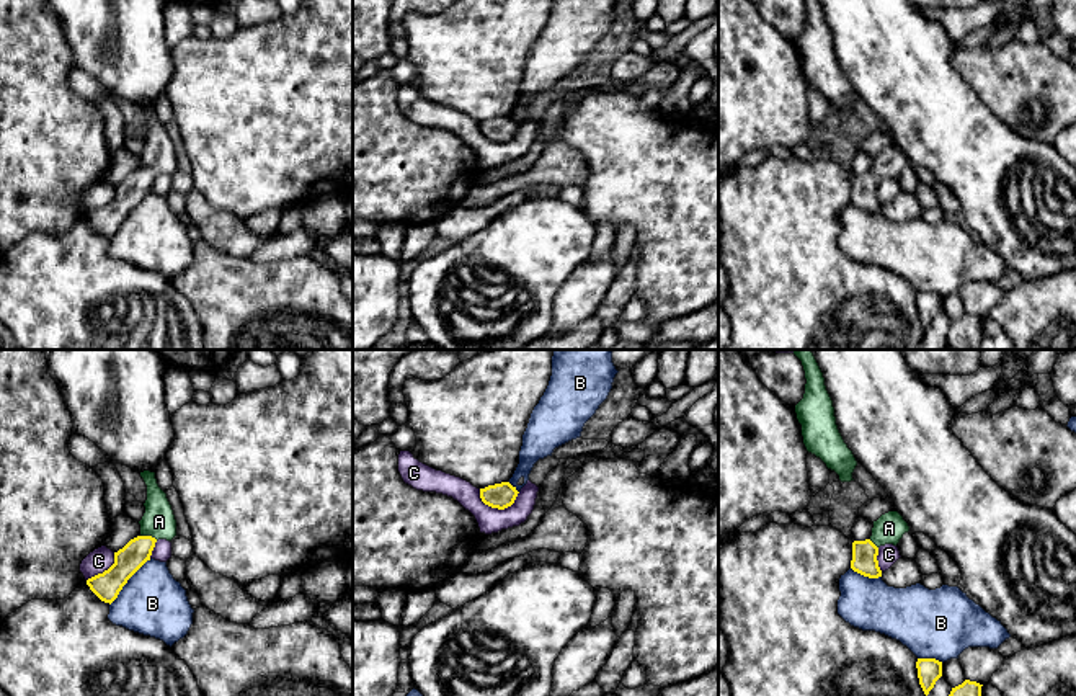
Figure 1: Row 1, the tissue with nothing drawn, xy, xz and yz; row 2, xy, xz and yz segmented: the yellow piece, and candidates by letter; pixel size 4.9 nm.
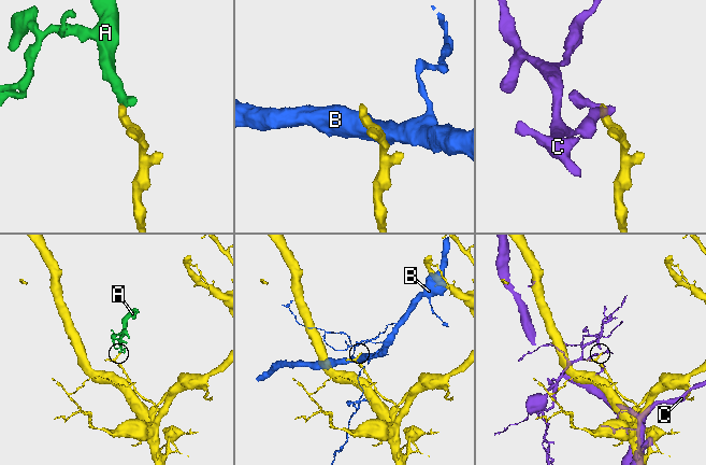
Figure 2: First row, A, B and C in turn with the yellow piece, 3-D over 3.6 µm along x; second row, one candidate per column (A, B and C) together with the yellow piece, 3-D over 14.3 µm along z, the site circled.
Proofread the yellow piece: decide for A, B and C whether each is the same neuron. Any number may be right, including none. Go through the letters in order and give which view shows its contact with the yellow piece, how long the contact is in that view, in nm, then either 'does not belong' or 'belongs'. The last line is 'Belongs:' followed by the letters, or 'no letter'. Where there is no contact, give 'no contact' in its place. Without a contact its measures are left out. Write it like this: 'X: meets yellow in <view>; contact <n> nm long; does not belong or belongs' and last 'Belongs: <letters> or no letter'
A: meets yellow in xy; contact 90 nm long; belongs
B: meets yellow in xy; contact 300 nm long; does not belong
C: meets yellow in xz; contact 200 nm long; does not belong
Belongs: A

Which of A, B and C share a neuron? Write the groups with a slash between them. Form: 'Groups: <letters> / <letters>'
Groups: A / B / C

